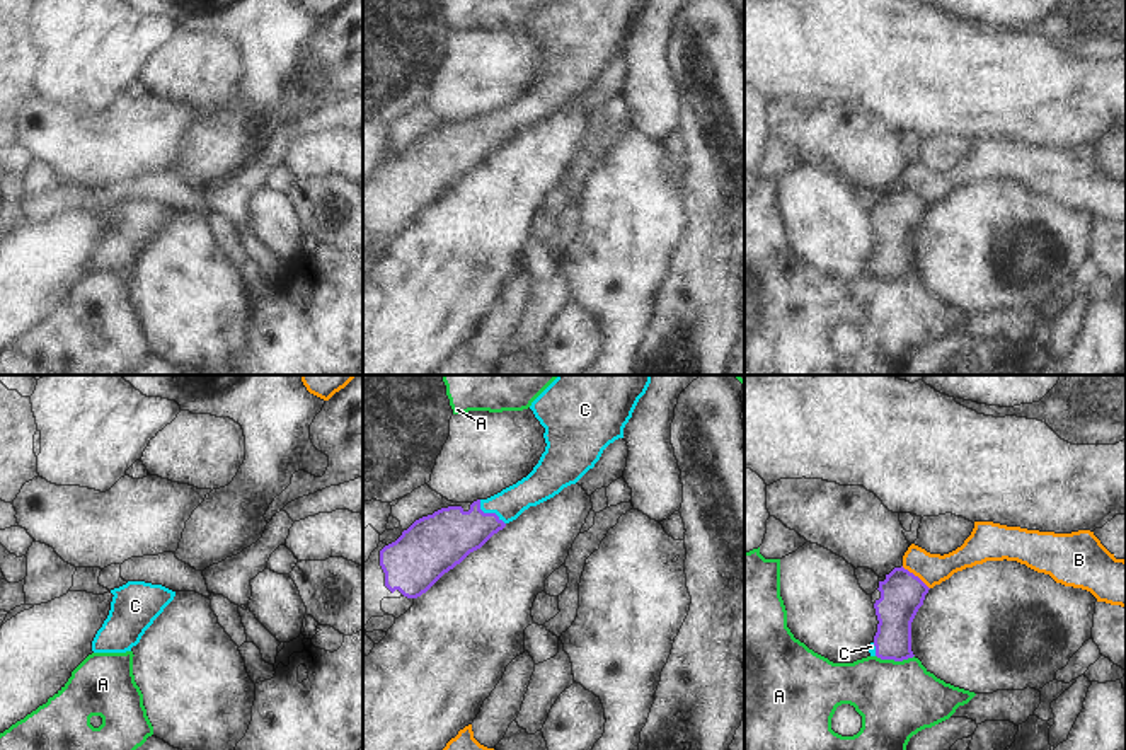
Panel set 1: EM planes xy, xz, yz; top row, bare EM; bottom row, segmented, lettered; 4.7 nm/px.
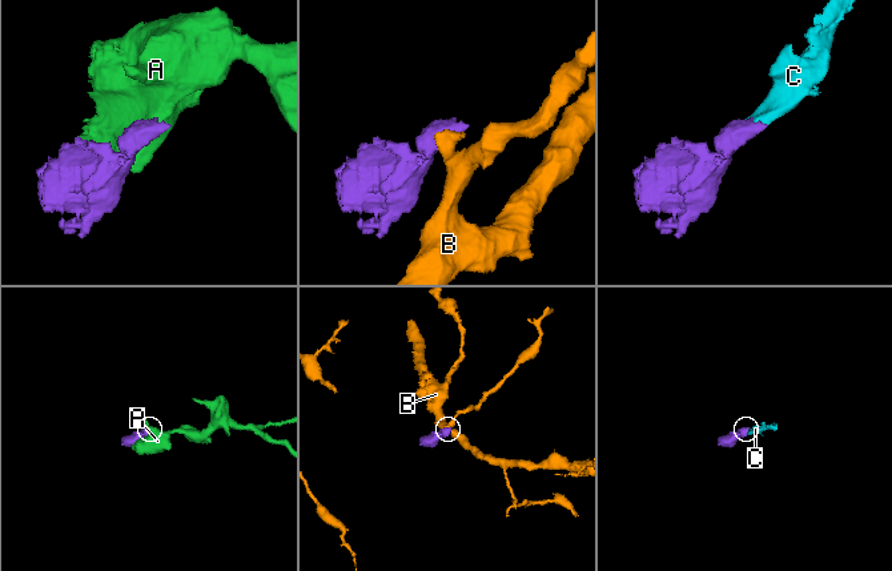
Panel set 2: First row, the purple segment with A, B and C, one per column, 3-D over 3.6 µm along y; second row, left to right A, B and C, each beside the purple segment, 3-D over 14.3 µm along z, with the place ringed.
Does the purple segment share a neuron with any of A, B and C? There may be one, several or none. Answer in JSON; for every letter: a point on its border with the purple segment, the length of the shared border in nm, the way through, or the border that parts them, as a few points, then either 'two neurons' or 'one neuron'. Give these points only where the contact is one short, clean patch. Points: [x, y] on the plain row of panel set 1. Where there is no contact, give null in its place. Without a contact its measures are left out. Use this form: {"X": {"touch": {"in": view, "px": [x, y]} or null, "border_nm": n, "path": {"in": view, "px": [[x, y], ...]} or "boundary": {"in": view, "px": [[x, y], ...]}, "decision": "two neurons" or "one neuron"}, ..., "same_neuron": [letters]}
{"A": {"touch": {"in": "yz", "px": [895, 278]}, "border_nm": 180, "boundary": {"in": "yz", "px": [[876, 273], [886, 278], [913, 275]]}, "decision": "two neurons"}, "B": {"touch": {"in": "yz", "px": [913, 193]}, "border_nm": 170, "boundary": {"in": "yz", "px": [[901, 184], [929, 207]]}, "decision": "two neurons"}, "C": {"touch": {"in": "xz", "px": [489, 132]}, "border_nm": 170, "path": {"in": "xz", "px": [[443, 157], [471, 149], [489, 132], [535, 106]]}, "decision": "one neuron"}, "same_neuron": ["C"]}

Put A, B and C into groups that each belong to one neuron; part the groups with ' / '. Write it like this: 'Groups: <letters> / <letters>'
Groups: A / B / C

